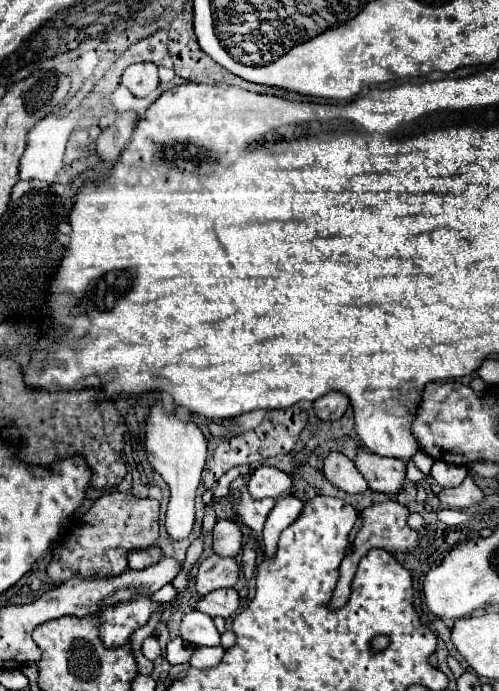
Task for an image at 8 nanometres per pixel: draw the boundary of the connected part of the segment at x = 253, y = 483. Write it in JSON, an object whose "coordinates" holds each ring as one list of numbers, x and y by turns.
{"coordinates":[[259,466,251,472,251,478,249,478,249,484,247,484,247,490,251,494,251,498,255,500,261,500,261,498,281,498,285,494,289,494,291,490,291,476,277,470,277,468,271,468,271,466]]}

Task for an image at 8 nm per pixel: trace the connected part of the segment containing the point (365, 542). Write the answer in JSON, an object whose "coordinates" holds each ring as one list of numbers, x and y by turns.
{"coordinates":[[395,500,373,504,373,506,363,510,363,528,359,530,359,534,355,538,353,552,341,562,341,576,339,576,337,588,333,592,333,606,335,608,345,606,345,602,349,598,349,592,351,592,351,580,353,580,355,570,357,570,357,562,365,556,367,550,371,550,371,548,385,548,387,552,409,552,409,550,415,550,419,546,421,536,407,526,407,516,409,516,407,506,403,506,403,504,395,502]]}

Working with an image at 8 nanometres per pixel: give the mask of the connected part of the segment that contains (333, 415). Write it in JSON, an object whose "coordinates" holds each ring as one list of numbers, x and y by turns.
{"coordinates":[[329,392,315,400,315,414,321,420,339,420,349,406,349,400,341,392]]}

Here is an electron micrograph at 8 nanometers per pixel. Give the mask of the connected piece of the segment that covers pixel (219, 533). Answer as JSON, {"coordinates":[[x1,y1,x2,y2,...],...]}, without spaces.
{"coordinates":[[217,520,213,528,213,550,219,552,221,556,237,556,239,550,243,548,243,534,239,526,233,520]]}

